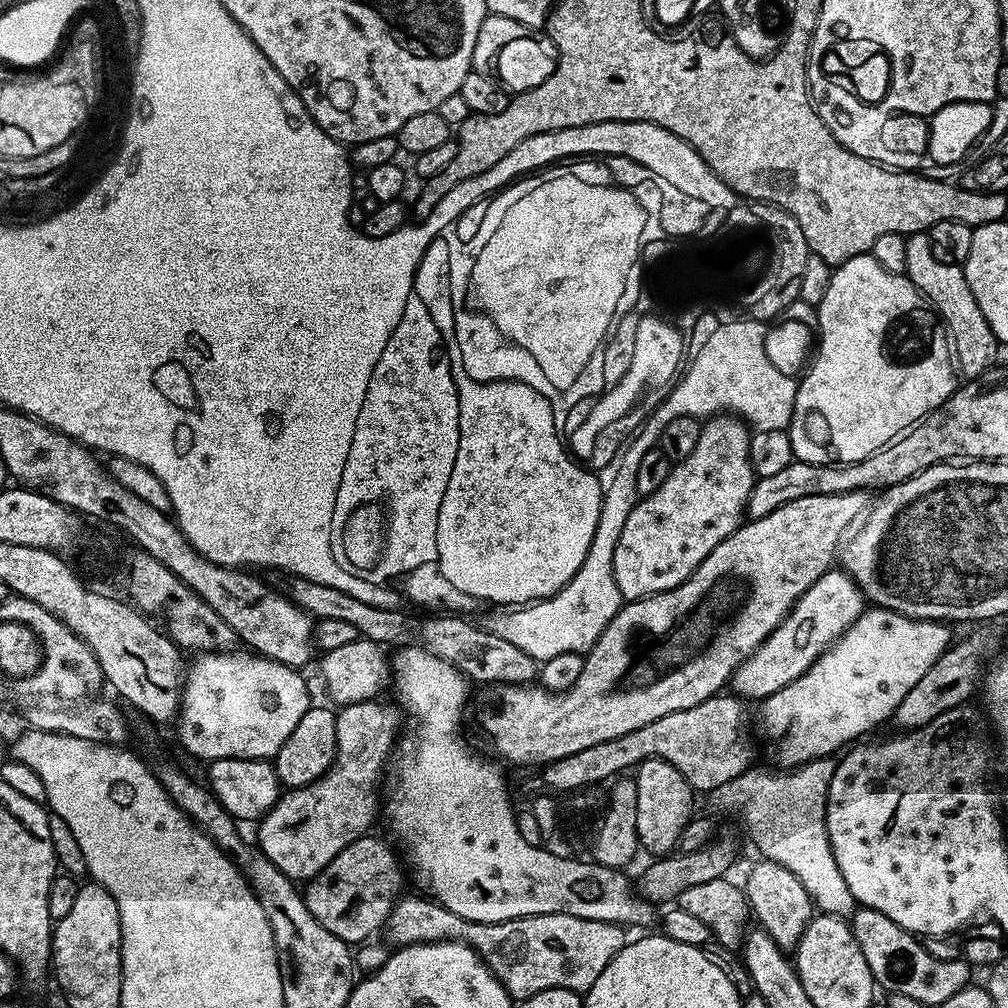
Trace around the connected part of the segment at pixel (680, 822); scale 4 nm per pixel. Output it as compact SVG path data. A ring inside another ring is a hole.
M643 760L635 769L634 779L638 790L640 848L643 851L653 852L651 855L656 858L667 856L679 845L682 830L687 826L689 820L693 819L692 796L694 797L694 789L686 782L686 778L682 778L682 774L678 774L678 770L674 770L674 766L670 766L670 762L665 760Z

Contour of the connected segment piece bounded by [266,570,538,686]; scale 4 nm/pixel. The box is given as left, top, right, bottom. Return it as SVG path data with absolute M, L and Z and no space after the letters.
M279 570L269 571L267 583L277 592L287 596L309 616L320 620L333 620L336 624L349 624L353 633L365 640L373 640L378 645L416 646L425 648L430 654L450 662L469 681L489 684L532 684L538 676L538 661L526 650L518 650L512 642L498 638L496 634L487 633L485 629L476 628L475 623L452 620L443 614L428 614L425 620L404 612L400 608L379 608L370 606L368 602L358 602L350 598L342 590L334 590L334 586L322 586L322 582L310 582L301 576L285 574Z

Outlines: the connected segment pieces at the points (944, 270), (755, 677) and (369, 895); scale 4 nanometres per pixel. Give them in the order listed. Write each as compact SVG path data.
M914 232L906 239L906 275L911 280L913 286L925 296L936 310L936 315L940 317L948 334L950 347L955 363L958 365L958 372L964 378L979 378L989 371L997 363L996 347L998 341L994 330L986 322L986 317L982 315L982 309L978 306L978 301L974 298L974 293L970 291L970 282L966 282L966 274L961 266L946 266L946 262L938 262L934 254L930 254L930 238L927 232Z
M830 570L826 574L822 574L822 578L818 578L818 582L814 582L814 586L810 586L810 590L806 590L796 599L796 604L789 610L787 618L736 667L736 673L732 675L730 681L731 691L745 701L753 700L753 702L759 702L765 700L770 694L782 690L782 686L790 686L790 682L802 678L802 674L806 674L806 670L810 670L810 666L814 661L817 660L864 611L866 611L864 596L860 593L859 586L854 583L852 577L849 576L847 572L843 570Z
M369 834L350 842L330 866L307 881L302 895L310 914L314 914L317 922L326 926L334 938L342 938L342 942L350 946L359 946L371 941L375 937L372 935L385 927L392 905L405 891L404 876L406 880L401 857L400 860L396 857L395 850L386 841Z

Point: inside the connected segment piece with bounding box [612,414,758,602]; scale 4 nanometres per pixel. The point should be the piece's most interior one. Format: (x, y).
(666, 536)

